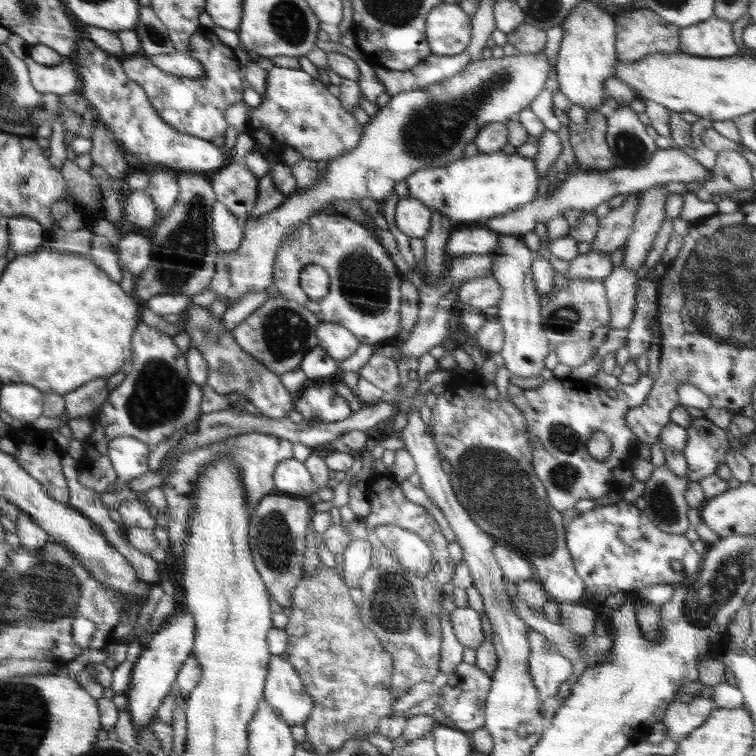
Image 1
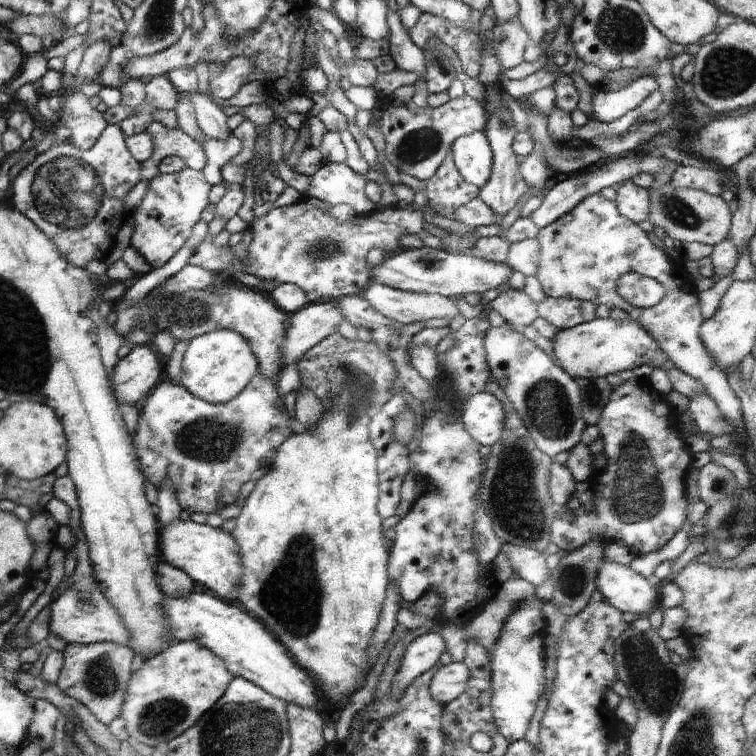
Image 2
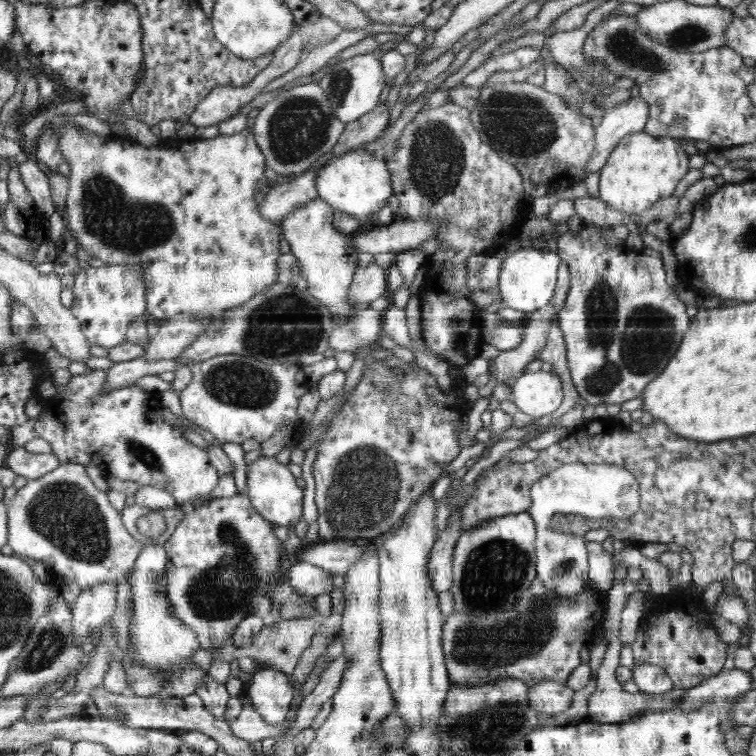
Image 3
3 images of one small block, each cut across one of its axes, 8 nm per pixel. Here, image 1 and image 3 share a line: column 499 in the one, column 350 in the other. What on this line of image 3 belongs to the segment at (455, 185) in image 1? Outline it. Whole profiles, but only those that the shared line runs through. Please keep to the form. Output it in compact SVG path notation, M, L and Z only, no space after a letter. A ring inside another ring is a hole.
M362 148L332 159L316 176L318 196L328 202L333 209L340 210L360 222L367 222L392 196L392 179L387 164L384 158Z

